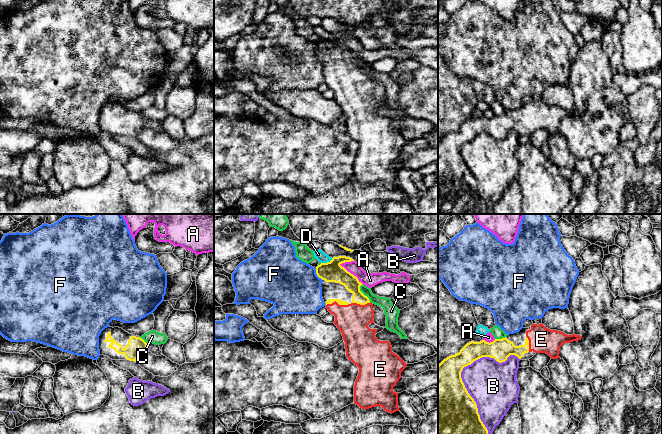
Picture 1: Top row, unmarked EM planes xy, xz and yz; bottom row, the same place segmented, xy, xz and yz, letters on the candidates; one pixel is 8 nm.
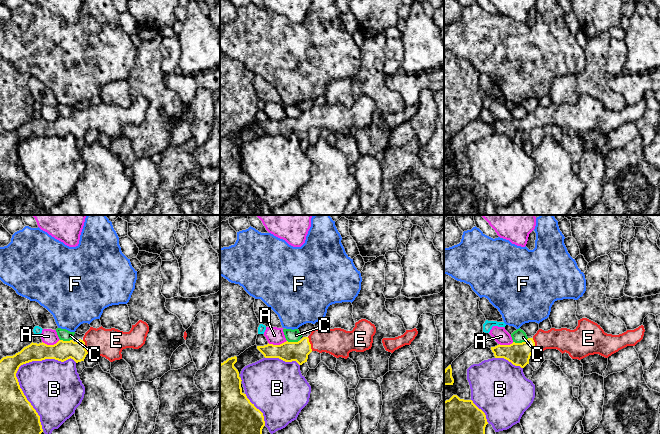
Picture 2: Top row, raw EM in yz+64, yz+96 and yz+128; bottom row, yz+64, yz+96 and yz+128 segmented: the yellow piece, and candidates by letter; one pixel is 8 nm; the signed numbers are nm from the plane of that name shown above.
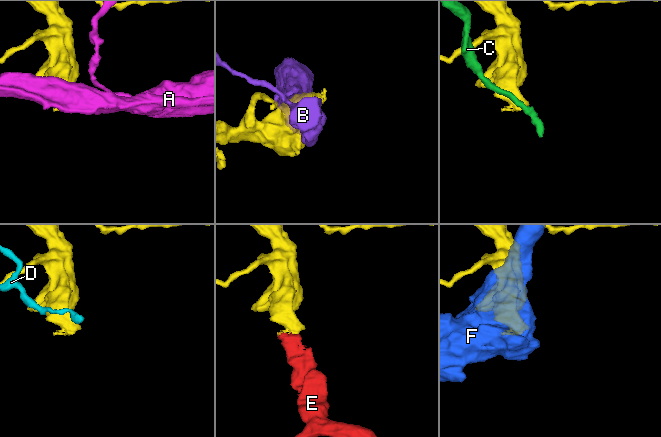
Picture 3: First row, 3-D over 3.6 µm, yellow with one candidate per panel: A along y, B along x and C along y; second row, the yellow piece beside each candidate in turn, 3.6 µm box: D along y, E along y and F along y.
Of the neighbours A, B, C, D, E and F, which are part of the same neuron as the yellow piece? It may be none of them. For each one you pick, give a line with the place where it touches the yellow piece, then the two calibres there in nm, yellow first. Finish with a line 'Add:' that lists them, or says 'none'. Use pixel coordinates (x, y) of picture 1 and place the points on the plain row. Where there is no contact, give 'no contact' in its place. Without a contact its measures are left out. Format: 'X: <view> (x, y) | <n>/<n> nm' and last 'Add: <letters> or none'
E: xz (337, 78) | 50/260 nm
Add: E

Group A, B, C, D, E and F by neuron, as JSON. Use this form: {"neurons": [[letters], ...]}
{"neurons": [["A", "D"], ["B"], ["C"], ["E"], ["F"]]}

